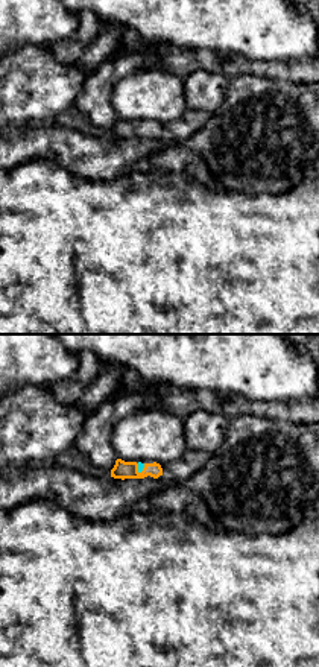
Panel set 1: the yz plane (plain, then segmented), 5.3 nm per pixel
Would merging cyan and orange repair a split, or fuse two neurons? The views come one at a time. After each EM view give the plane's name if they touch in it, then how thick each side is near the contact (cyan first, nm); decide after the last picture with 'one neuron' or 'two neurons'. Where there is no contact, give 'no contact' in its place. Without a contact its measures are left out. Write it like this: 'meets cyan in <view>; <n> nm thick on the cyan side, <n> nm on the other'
meets cyan in yz; 30 nm thick on the cyan side, 100 nm on the other

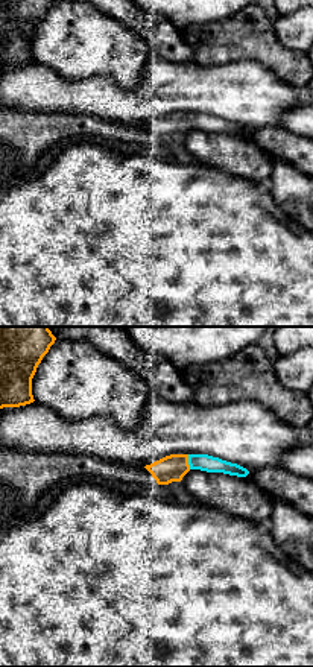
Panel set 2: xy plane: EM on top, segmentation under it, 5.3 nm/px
meets cyan in xy; 90 nm thick on the cyan side, 140 nm on the other

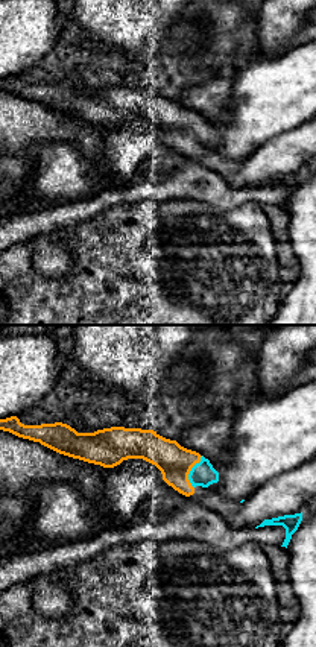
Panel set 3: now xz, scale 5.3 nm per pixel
meets cyan in xz; 130 nm thick on the cyan side, 190 nm on the other

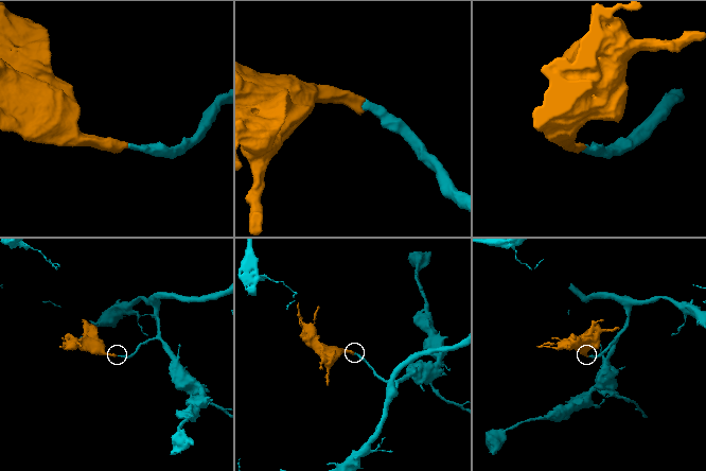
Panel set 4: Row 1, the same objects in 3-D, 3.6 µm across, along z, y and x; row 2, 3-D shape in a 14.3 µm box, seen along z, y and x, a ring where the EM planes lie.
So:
one neuron

